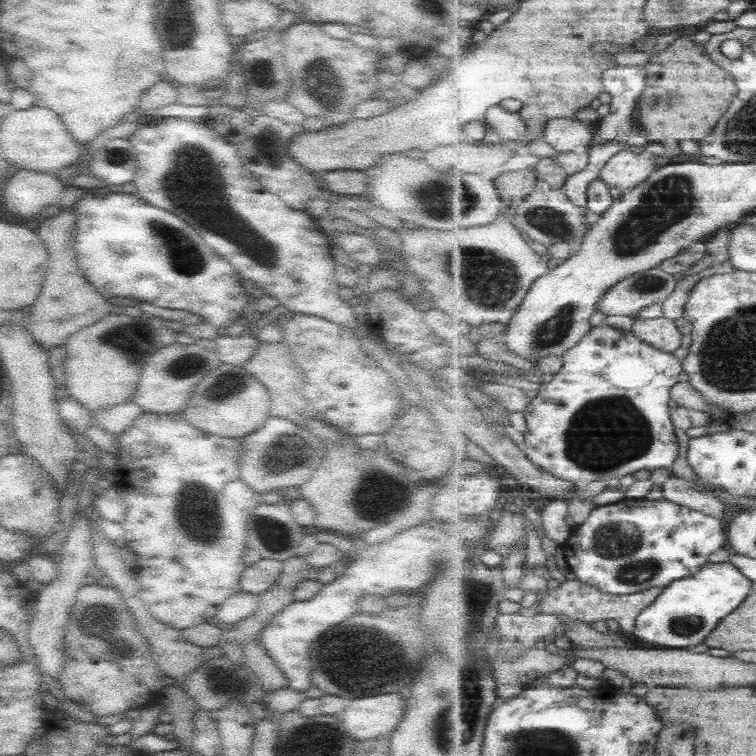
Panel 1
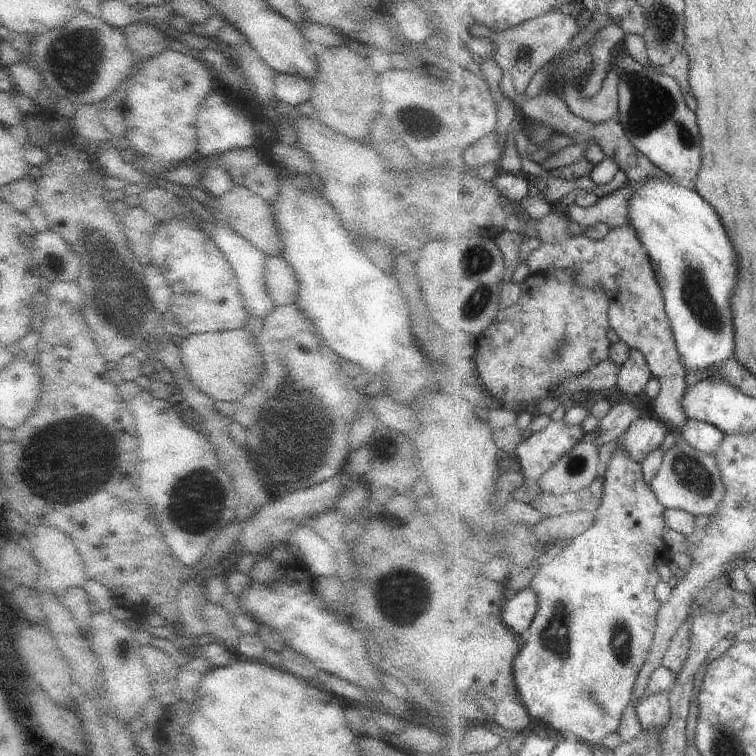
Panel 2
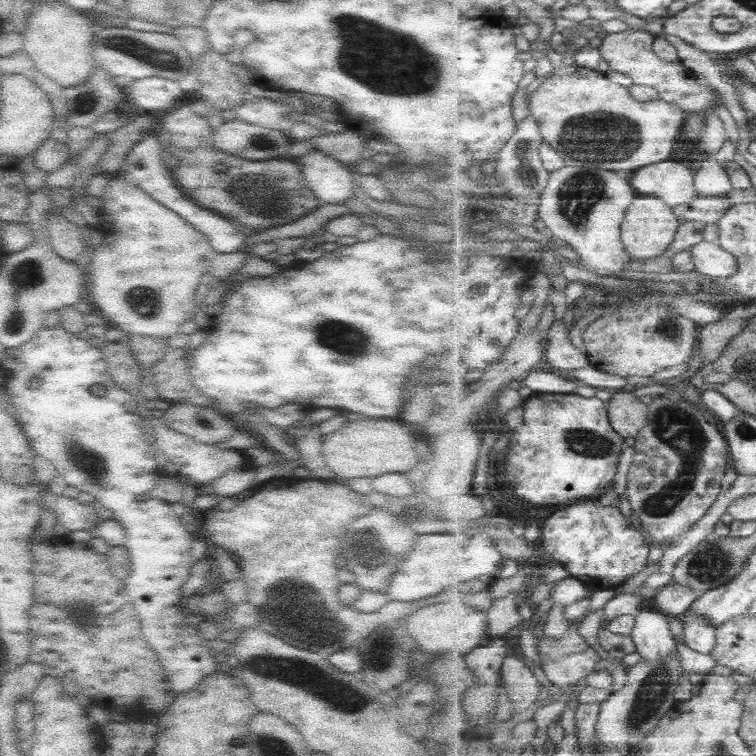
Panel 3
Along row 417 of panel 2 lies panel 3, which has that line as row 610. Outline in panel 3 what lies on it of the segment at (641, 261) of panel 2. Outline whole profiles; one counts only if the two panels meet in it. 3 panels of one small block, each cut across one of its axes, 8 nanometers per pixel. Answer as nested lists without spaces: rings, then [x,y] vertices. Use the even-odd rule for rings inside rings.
[[[671,581],[655,591],[653,595],[656,610],[671,617],[679,617],[689,610],[689,607],[703,595],[703,592],[695,592],[691,588],[685,588]]]

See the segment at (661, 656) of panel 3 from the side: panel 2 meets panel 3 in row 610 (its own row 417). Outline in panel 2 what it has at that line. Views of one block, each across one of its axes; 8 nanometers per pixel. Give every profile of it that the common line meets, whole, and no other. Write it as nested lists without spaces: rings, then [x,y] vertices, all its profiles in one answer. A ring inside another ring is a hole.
[[[639,416],[637,417],[625,432],[625,444],[633,455],[633,458],[642,460],[661,446],[665,436],[669,434],[669,426],[659,417]]]

